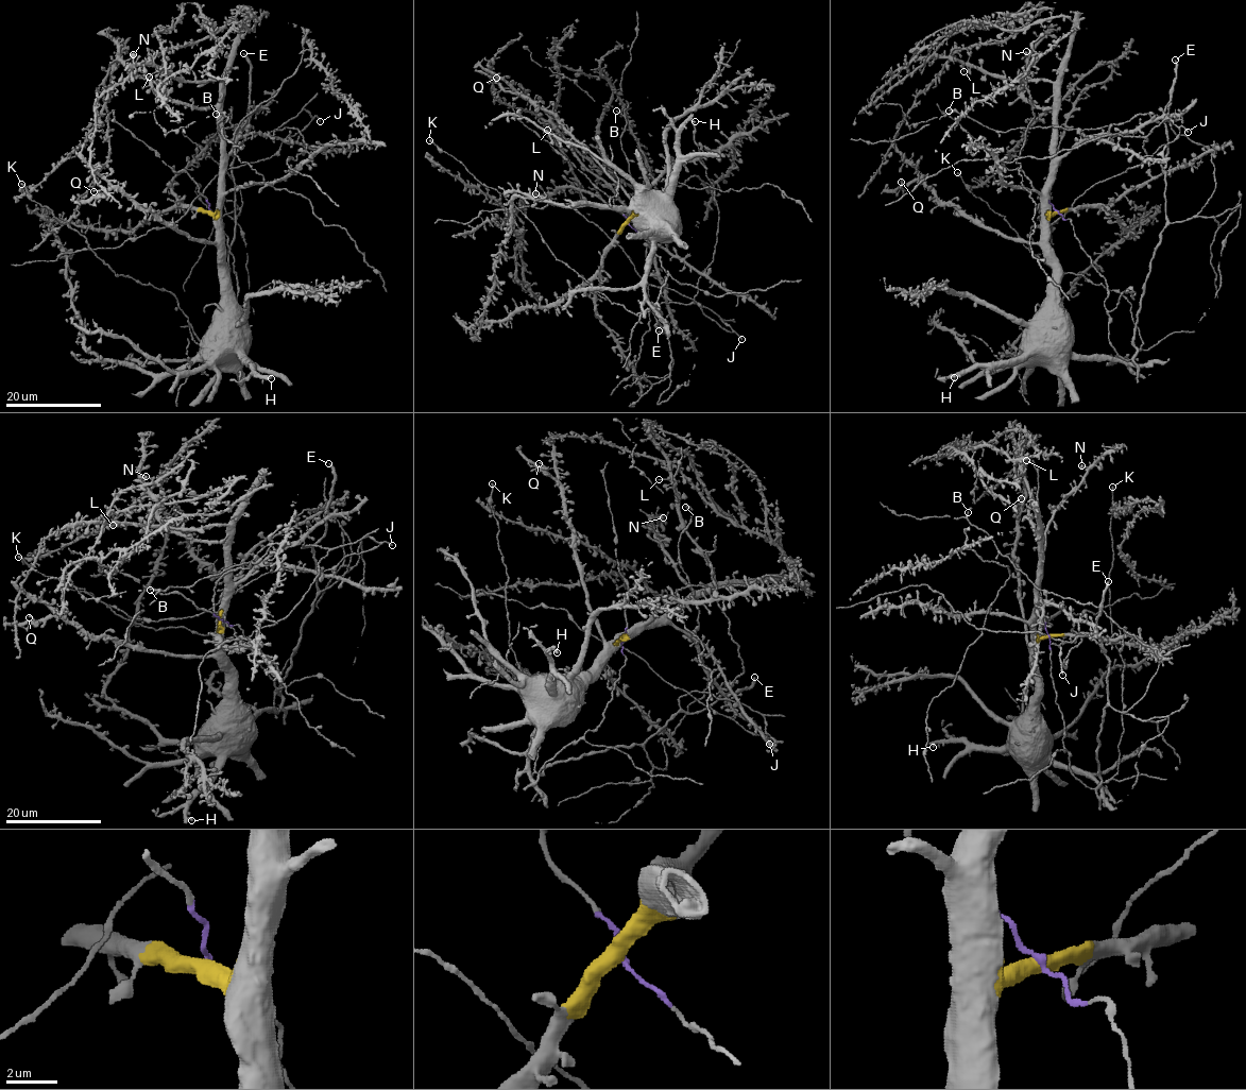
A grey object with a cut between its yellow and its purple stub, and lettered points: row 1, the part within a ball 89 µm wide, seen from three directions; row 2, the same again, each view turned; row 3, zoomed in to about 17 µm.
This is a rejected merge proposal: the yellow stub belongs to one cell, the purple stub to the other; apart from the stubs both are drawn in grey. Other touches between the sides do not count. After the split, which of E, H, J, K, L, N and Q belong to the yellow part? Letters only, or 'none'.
H, L, N, Q

